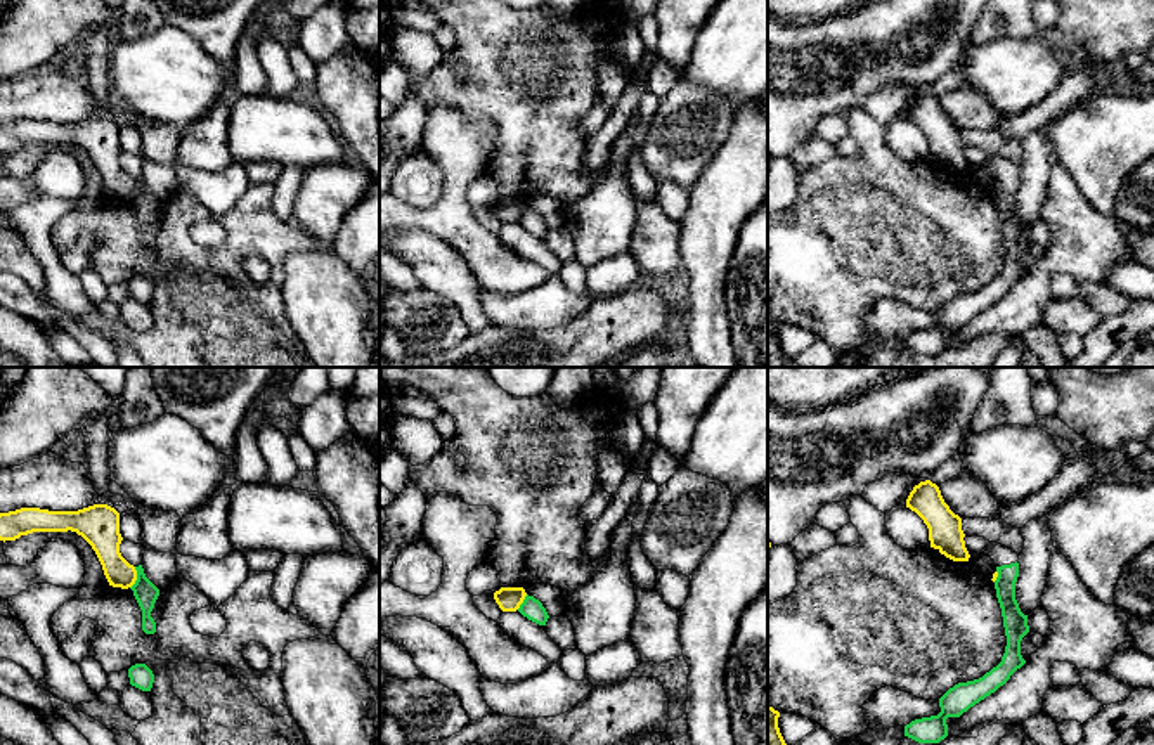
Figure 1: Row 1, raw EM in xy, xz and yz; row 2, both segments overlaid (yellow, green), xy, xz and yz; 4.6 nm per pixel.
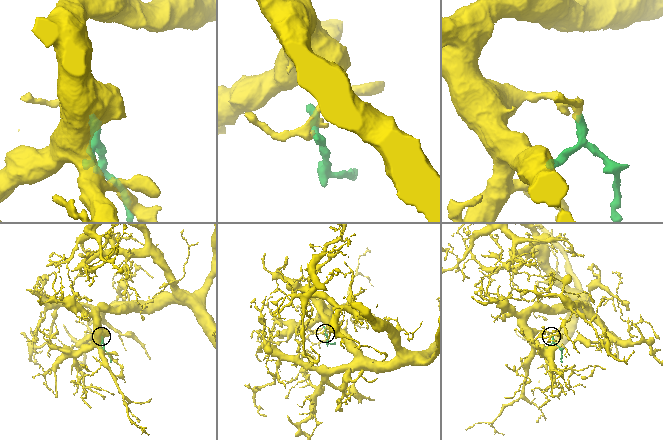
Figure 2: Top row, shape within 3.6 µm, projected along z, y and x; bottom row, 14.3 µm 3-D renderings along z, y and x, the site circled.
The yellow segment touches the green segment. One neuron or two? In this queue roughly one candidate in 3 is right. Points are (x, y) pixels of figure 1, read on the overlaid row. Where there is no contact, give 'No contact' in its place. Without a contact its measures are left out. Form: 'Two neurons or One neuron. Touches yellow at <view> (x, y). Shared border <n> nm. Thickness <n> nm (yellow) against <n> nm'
Two neurons. Touches yellow at xy (136, 577). Shared border 110 nm. Thickness 150 nm (yellow) against 110 nm

